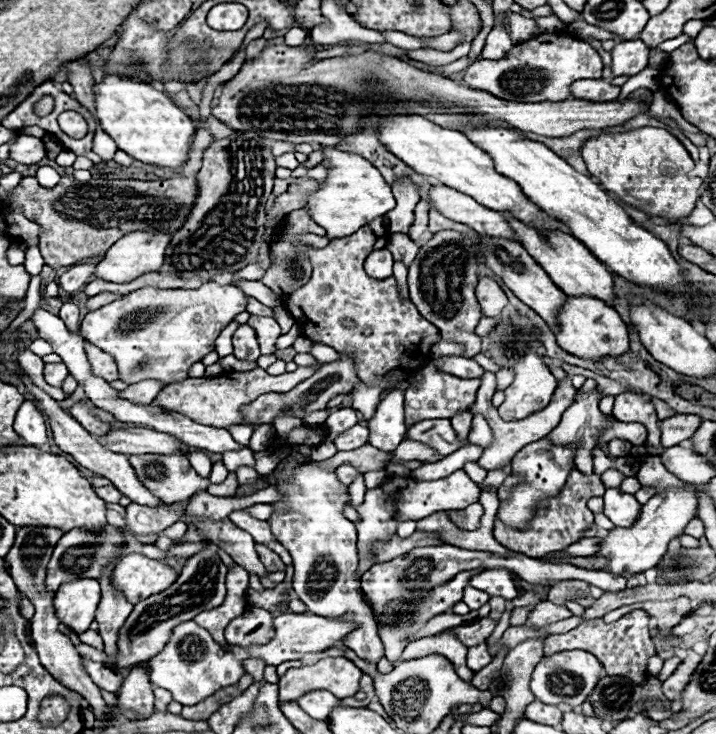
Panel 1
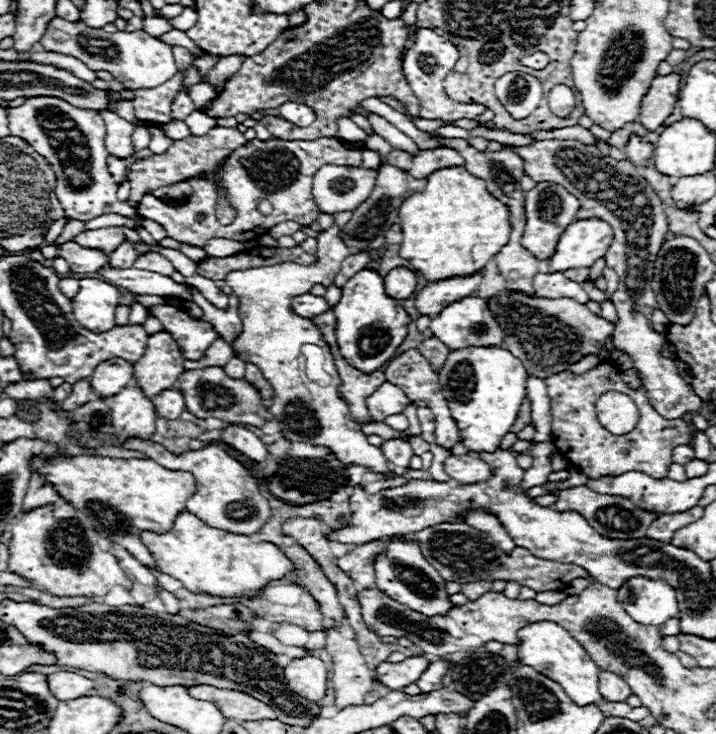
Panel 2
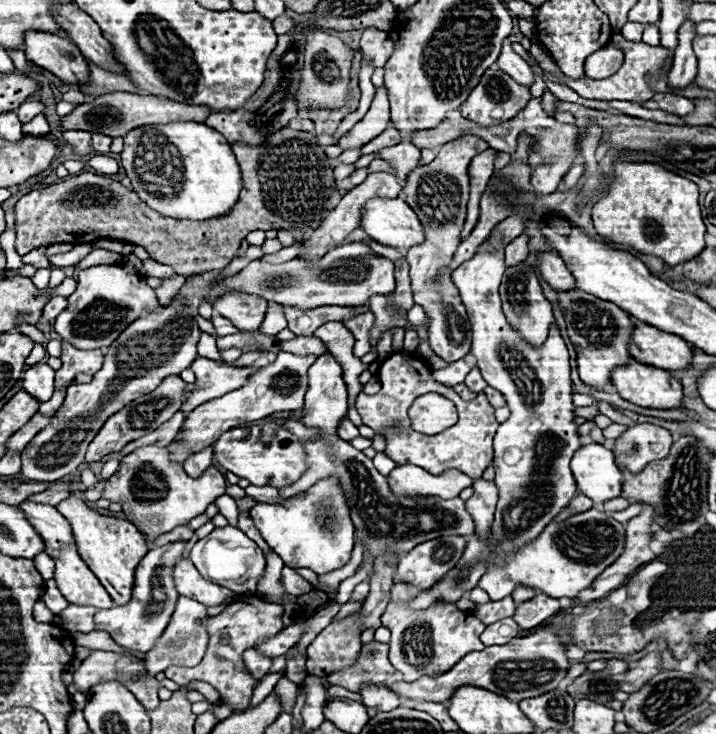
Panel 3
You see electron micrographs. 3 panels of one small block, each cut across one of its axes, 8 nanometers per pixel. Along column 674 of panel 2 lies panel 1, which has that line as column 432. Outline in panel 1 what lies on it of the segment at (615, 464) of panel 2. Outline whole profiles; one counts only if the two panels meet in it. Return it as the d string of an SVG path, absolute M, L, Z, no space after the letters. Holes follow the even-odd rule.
M438 418L438 420L426 420L418 422L408 430L408 440L418 440L424 442L432 448L436 448L442 456L448 456L456 452L462 442L458 440L456 432L450 426L448 418Z

